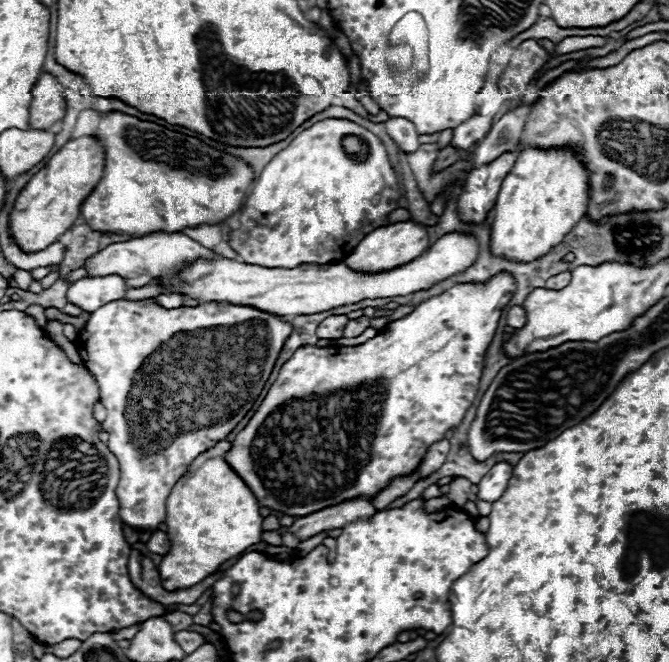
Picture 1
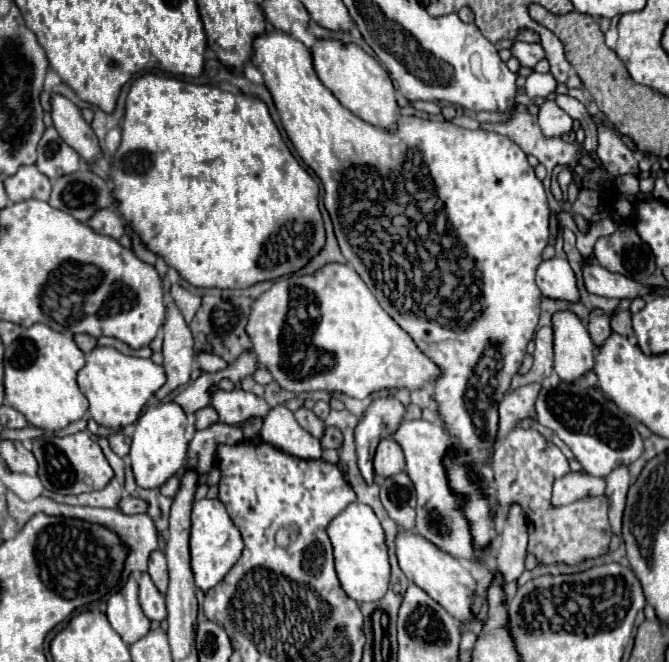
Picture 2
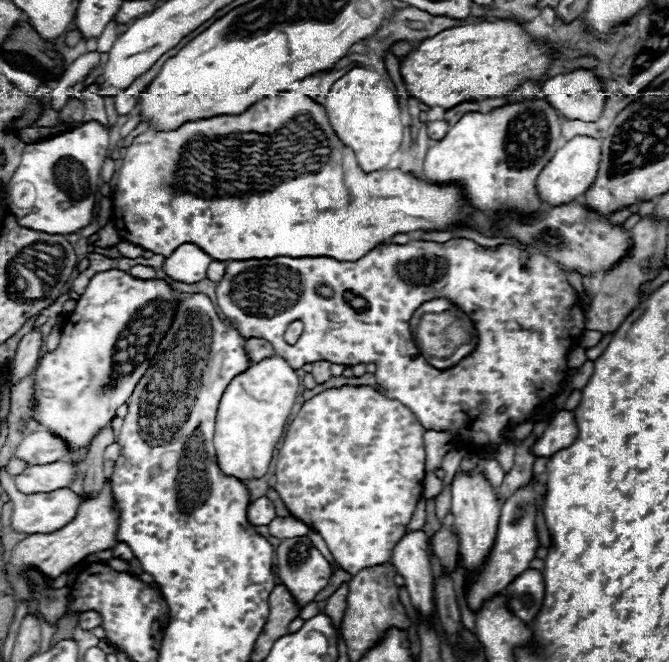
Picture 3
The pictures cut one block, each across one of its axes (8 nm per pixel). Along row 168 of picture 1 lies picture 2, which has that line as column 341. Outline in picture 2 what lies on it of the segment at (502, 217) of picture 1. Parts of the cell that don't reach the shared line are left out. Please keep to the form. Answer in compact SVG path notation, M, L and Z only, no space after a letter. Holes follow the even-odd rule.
M360 502L348 504L328 524L328 538L334 548L334 564L342 590L356 602L380 600L388 590L390 564L388 564L388 548L384 544L384 530L372 508Z

